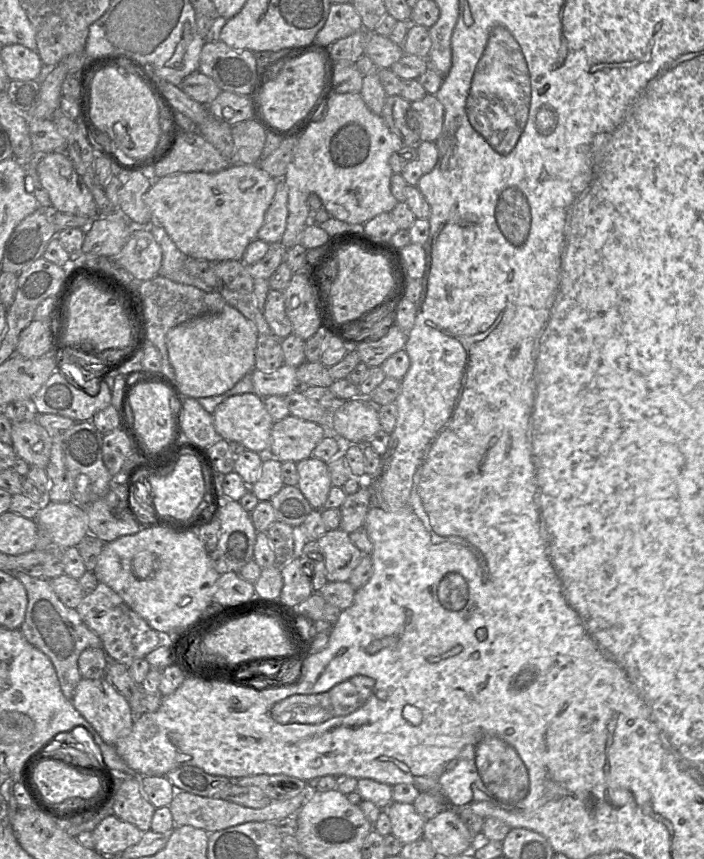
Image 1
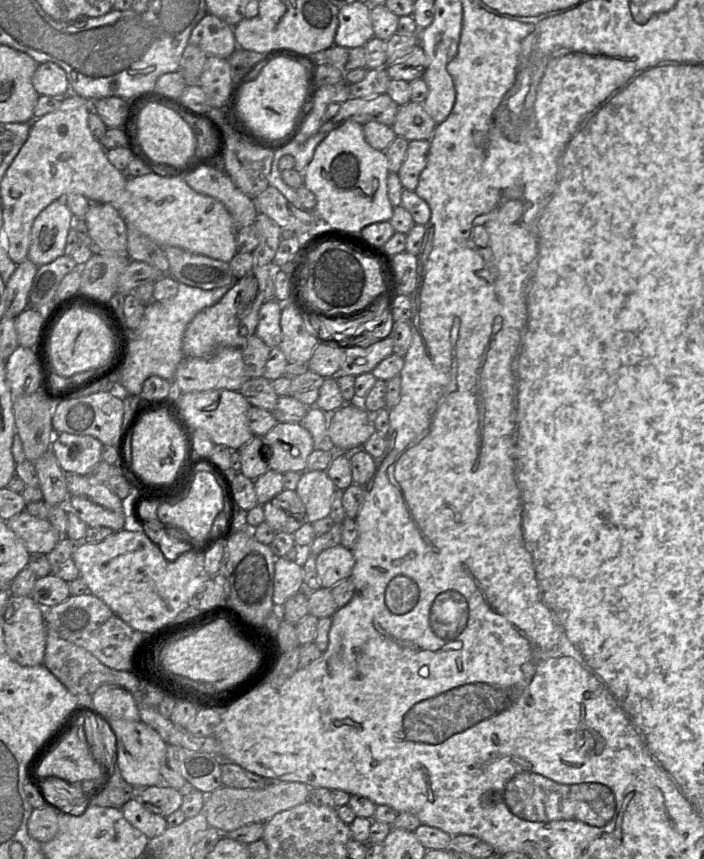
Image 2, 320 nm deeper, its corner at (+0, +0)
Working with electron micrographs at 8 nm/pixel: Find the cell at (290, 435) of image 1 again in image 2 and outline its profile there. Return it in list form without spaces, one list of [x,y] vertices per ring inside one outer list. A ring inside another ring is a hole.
[[[277,422],[276,425],[262,437],[262,441],[267,447],[265,452],[268,457],[268,468],[282,474],[288,471],[306,471],[308,457],[315,449],[312,434],[299,422]]]

